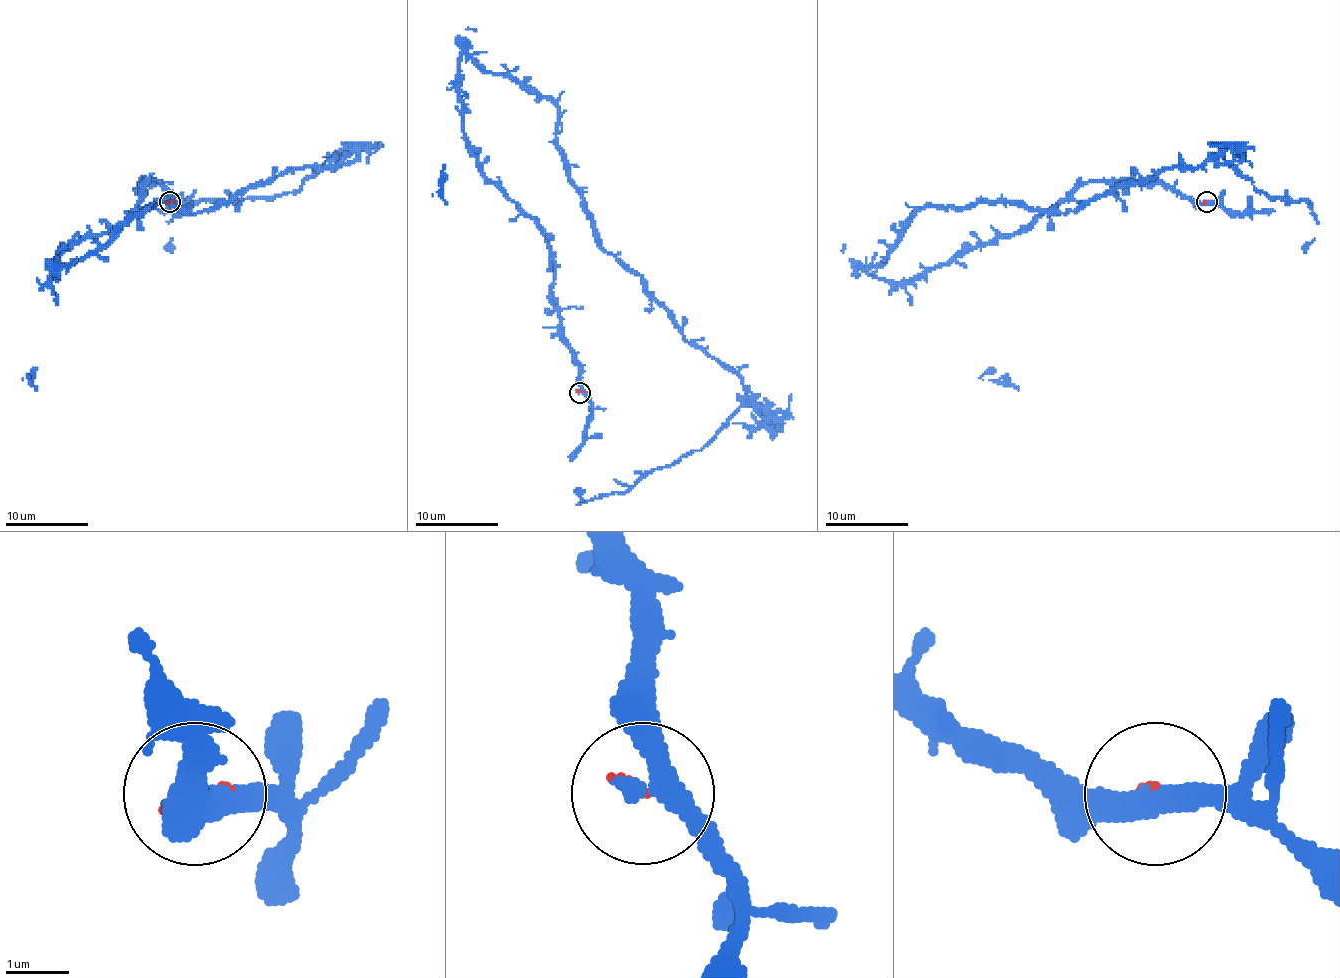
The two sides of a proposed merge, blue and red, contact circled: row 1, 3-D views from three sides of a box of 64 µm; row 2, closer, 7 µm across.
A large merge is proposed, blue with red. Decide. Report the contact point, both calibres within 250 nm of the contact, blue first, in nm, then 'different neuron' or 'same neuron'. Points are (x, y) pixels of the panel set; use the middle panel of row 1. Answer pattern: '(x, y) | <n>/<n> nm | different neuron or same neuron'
(580, 392) | 360/90 nm | different neuron

